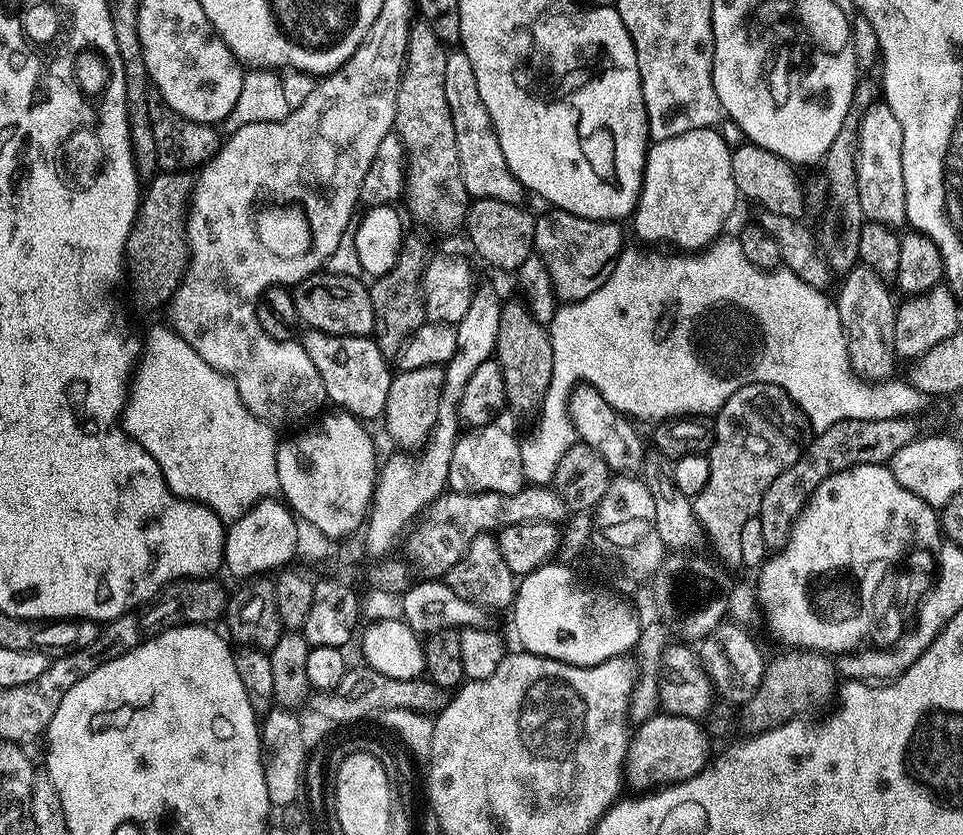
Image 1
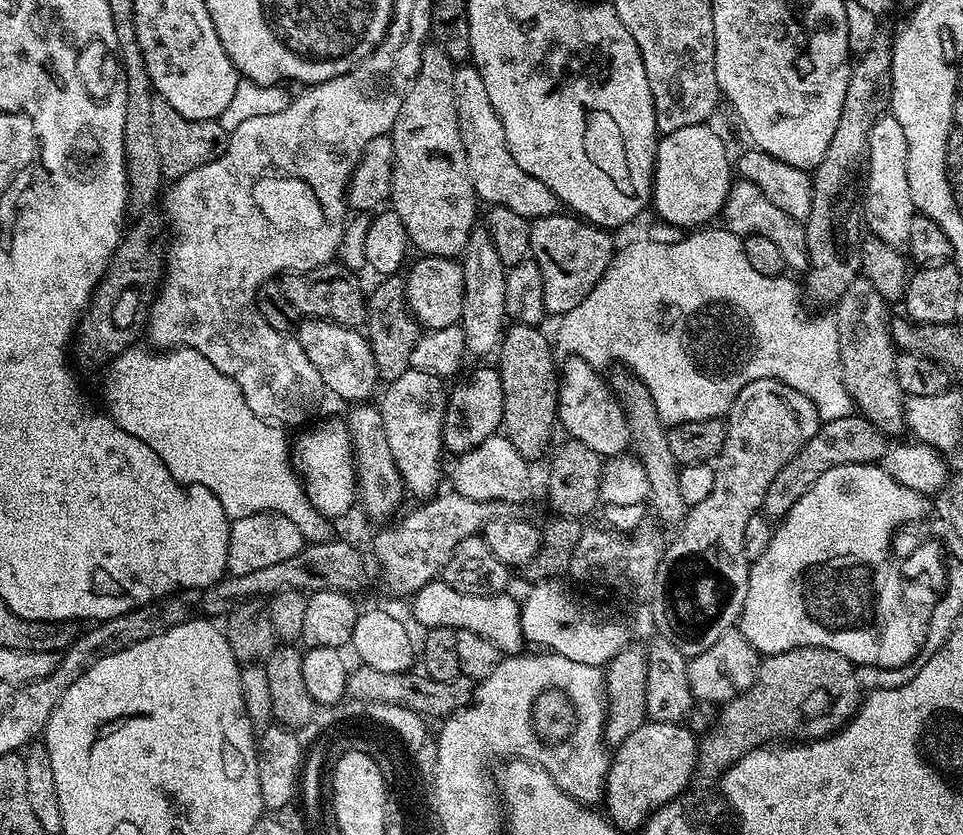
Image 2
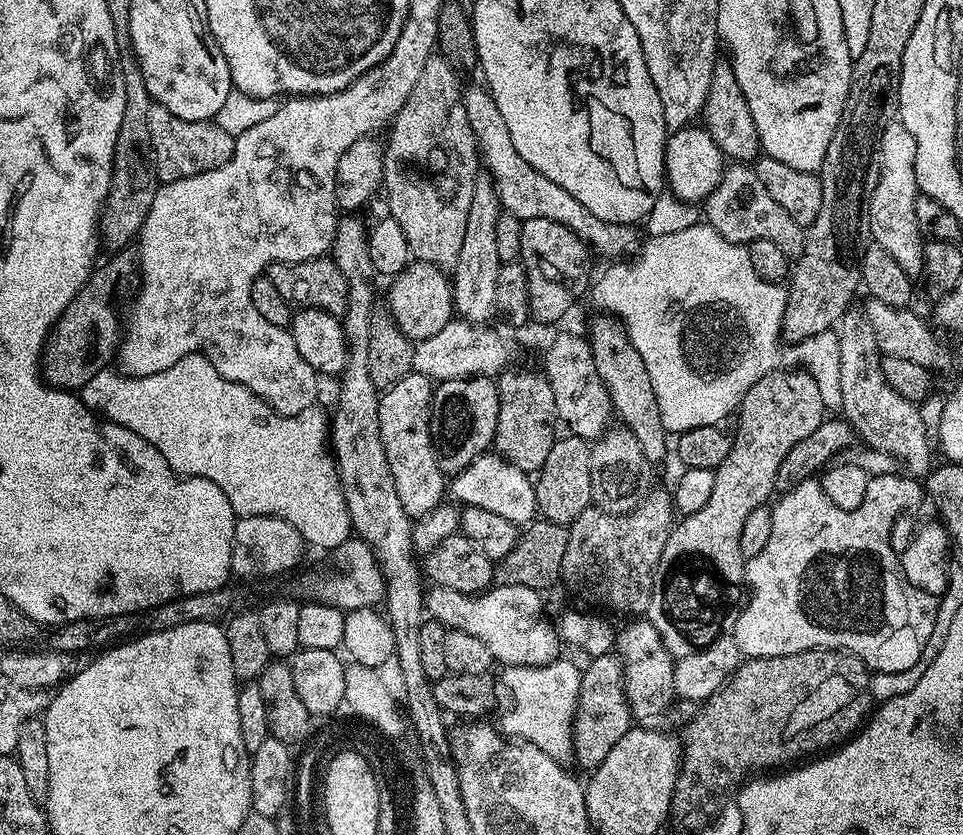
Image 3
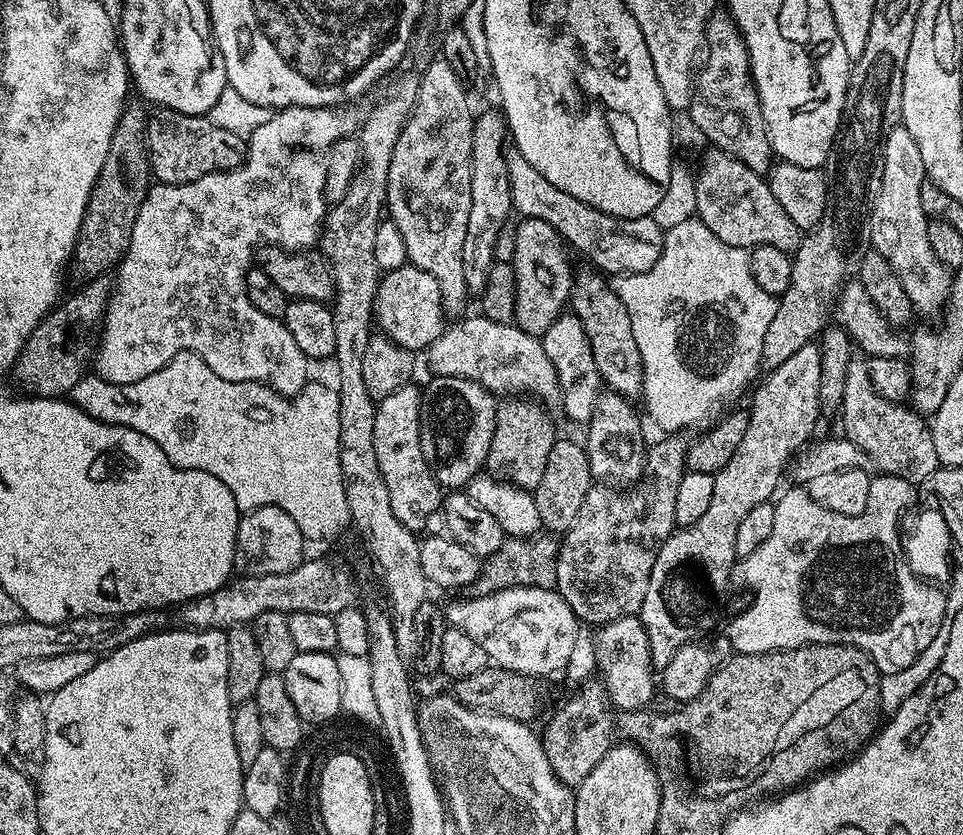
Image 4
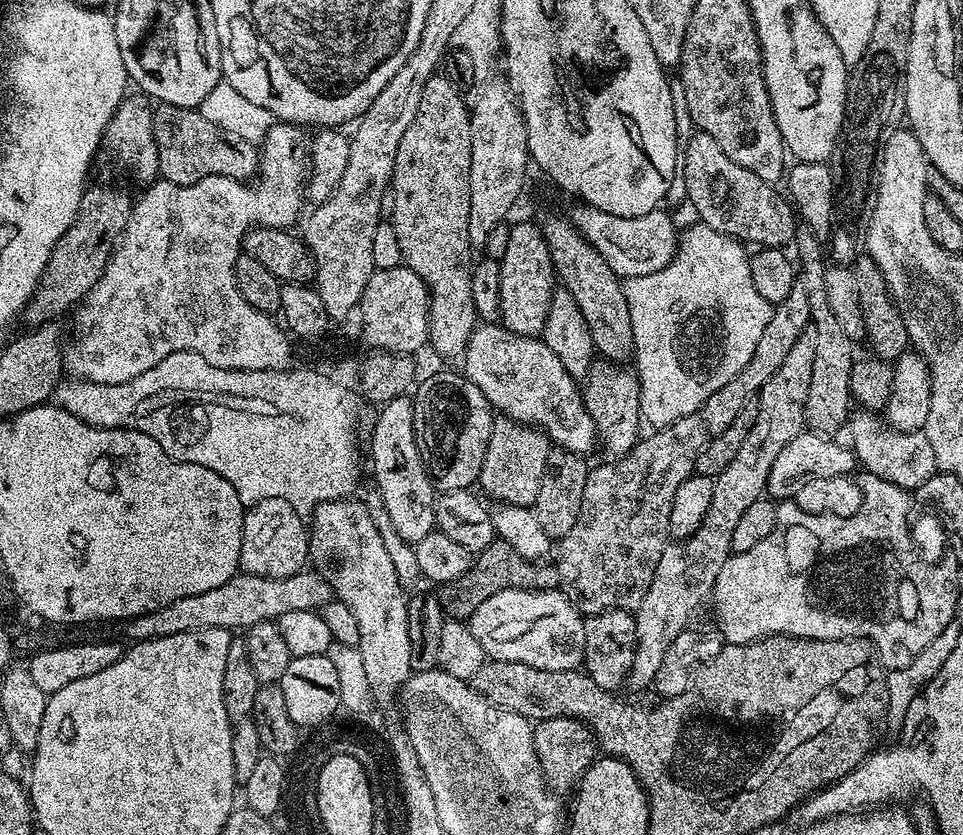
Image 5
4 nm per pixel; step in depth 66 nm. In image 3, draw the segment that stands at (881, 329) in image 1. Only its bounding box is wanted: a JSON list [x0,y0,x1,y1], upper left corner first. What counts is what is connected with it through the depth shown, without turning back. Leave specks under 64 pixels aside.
[838,310,934,478]

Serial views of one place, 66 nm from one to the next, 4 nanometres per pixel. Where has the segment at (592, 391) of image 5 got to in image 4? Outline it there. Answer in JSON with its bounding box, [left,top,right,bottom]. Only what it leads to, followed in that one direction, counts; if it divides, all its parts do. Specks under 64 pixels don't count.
[588,390,644,486]

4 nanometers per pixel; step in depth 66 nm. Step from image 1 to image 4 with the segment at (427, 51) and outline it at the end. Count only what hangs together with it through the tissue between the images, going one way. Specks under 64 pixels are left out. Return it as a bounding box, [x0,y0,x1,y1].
[386,58,474,318]

